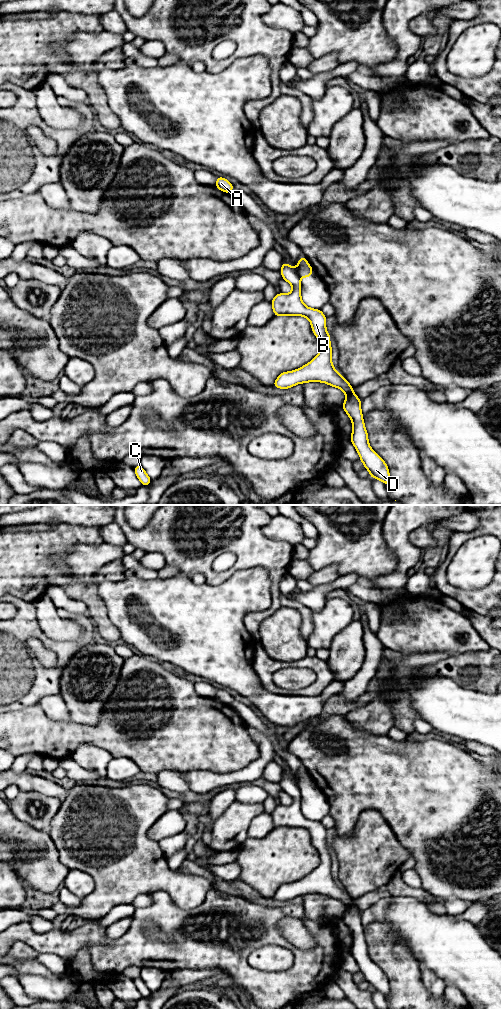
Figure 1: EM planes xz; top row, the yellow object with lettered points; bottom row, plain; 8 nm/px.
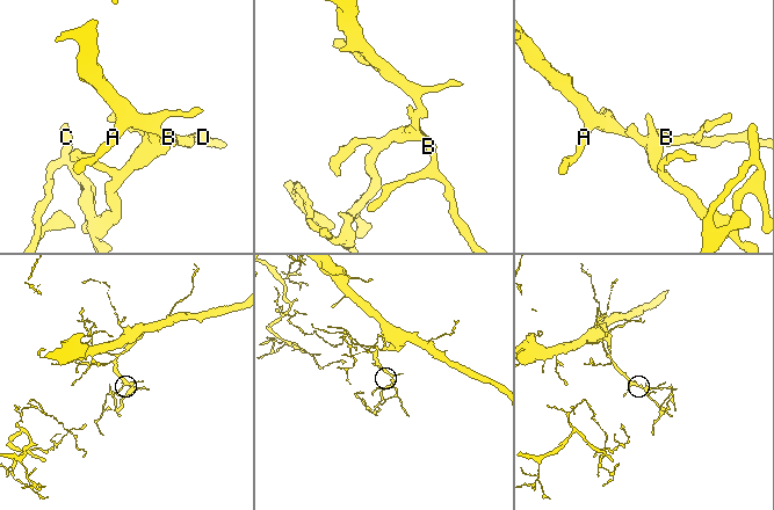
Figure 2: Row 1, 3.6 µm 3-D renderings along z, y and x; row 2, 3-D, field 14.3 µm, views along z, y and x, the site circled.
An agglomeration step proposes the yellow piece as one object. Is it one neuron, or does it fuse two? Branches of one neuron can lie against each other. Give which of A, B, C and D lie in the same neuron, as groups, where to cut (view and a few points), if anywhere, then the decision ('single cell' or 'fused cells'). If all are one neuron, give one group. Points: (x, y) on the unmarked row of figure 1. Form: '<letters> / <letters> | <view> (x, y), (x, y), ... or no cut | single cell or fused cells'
A / B C D | xz (296, 780), (299, 787) | fused cells

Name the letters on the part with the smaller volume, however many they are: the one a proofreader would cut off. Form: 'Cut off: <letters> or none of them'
Cut off: B, C, D

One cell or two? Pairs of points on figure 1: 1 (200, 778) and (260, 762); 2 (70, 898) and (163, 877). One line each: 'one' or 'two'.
1: one
2: two

